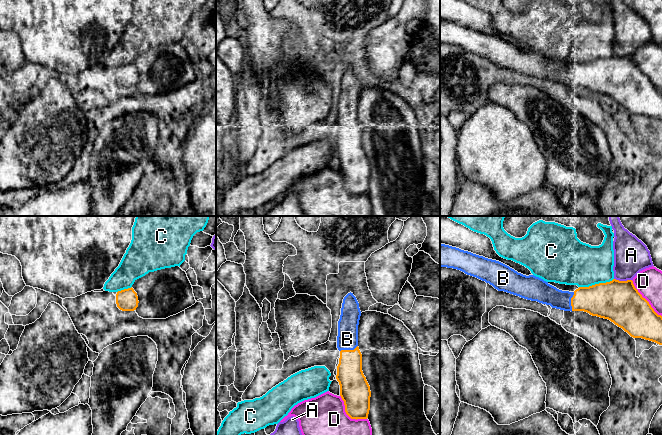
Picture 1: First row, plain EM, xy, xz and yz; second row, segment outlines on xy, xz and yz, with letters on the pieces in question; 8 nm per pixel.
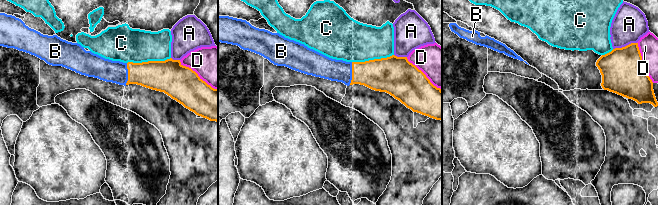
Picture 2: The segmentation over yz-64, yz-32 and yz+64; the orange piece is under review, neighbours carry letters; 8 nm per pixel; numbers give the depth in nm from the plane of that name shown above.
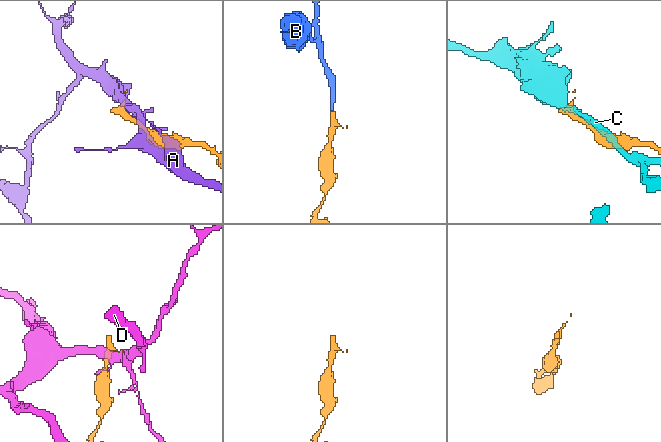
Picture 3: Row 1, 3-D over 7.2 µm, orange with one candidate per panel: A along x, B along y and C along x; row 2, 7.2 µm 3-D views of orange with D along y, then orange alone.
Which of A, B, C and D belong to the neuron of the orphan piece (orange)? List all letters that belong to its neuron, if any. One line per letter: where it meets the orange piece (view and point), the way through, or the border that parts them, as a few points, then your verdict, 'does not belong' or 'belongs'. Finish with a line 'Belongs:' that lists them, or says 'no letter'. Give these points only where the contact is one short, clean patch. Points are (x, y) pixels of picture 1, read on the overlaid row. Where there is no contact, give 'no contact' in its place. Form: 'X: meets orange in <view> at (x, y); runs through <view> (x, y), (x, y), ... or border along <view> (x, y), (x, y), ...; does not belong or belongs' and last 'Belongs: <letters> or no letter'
A: meets orange in yz at (623, 281); does not belong
B: meets orange in yz at (571, 301); belongs
C: meets orange in yz at (596, 284); border along yz (613, 278), (607, 282), (579, 287); does not belong
D: meets orange in yz at (645, 299); does not belong
Belongs: B

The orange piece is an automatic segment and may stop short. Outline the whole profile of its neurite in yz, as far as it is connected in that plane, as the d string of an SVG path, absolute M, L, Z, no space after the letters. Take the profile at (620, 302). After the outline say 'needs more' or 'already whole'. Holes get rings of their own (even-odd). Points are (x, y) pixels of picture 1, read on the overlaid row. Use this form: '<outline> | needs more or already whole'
M440 244L440 267L460 270L504 291L521 298L550 305L564 311L584 311L592 316L608 319L633 338L642 338L662 345L662 316L658 315L649 302L635 288L632 280L599 283L579 287L574 292L562 291L534 275L523 275L509 266L492 259L473 254L445 244Z | needs more

